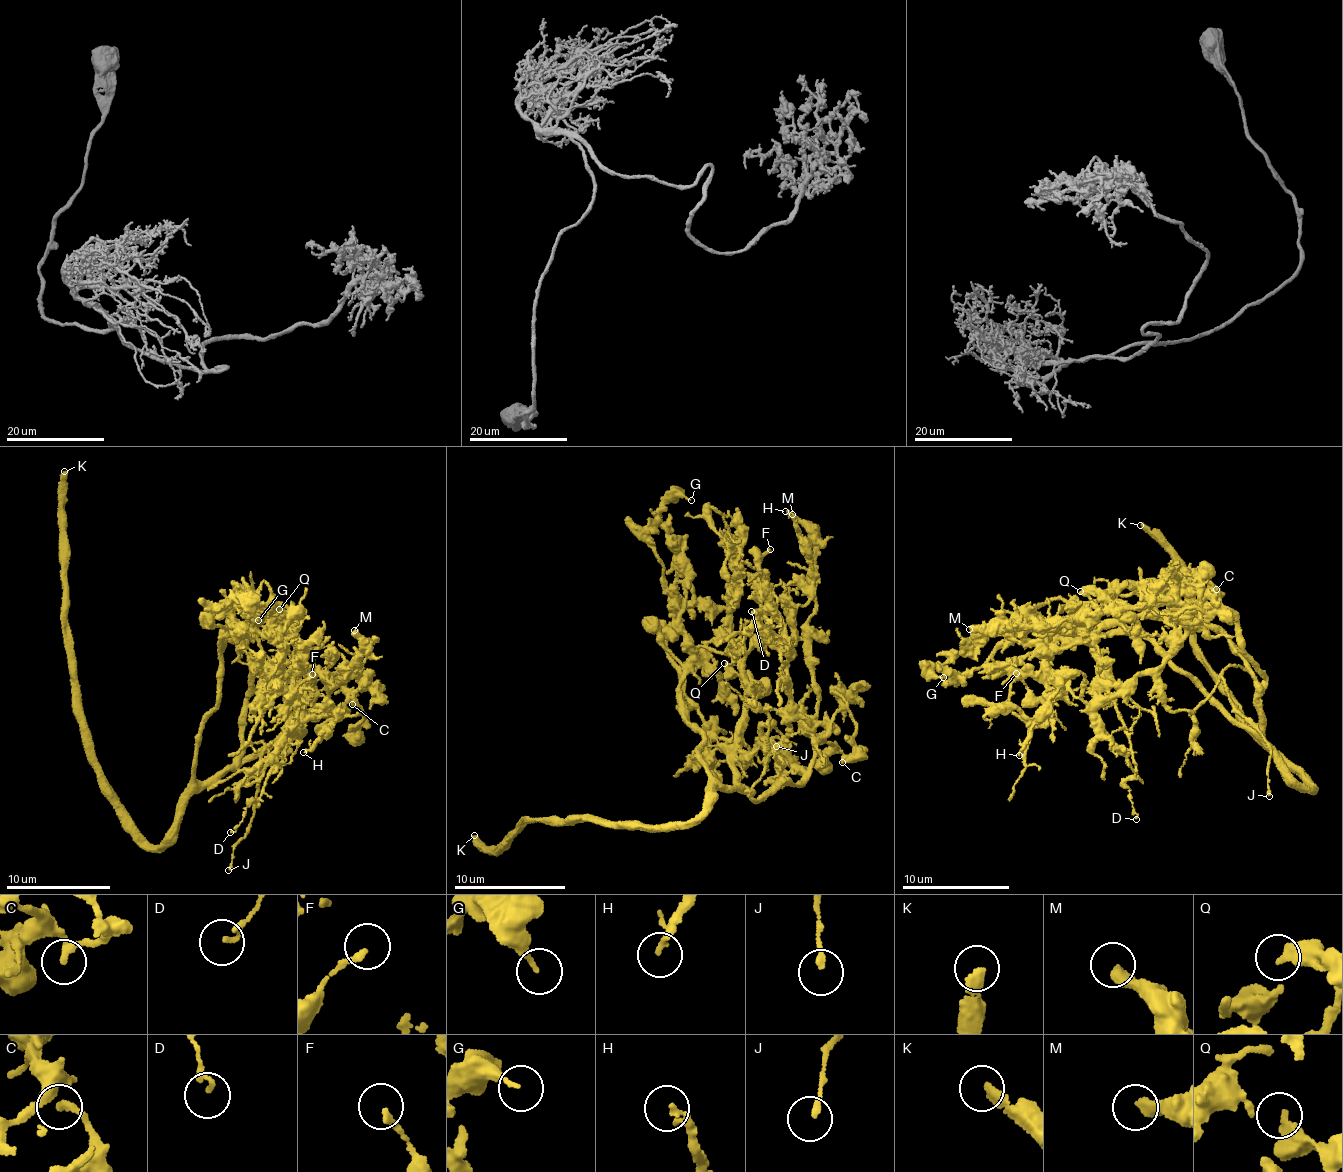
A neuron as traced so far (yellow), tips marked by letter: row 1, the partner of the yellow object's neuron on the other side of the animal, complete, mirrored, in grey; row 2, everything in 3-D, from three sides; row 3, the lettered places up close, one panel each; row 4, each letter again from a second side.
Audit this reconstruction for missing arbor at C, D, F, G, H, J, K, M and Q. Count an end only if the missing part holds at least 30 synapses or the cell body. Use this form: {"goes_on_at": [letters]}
{"goes_on_at": ["K"]}

